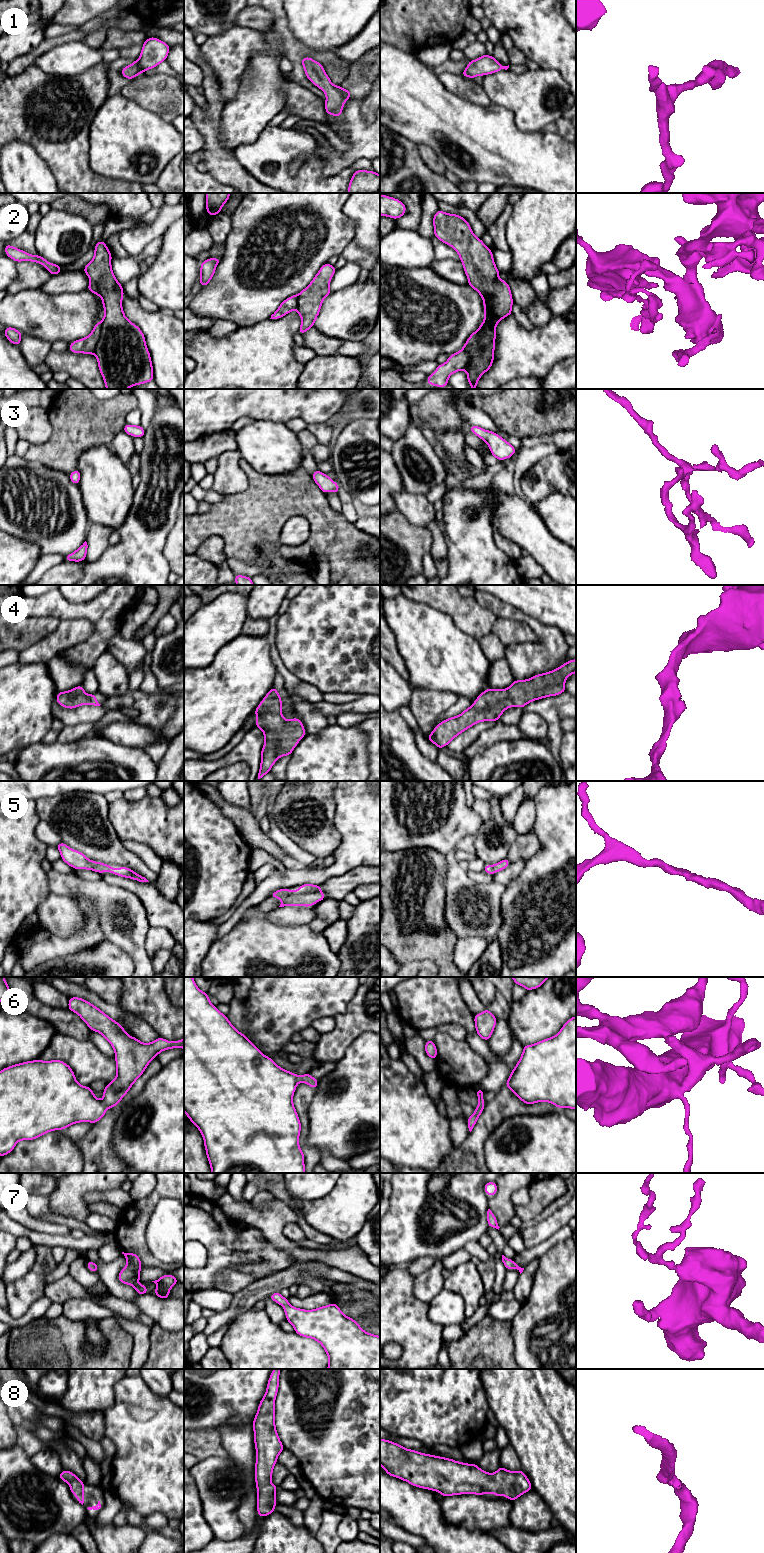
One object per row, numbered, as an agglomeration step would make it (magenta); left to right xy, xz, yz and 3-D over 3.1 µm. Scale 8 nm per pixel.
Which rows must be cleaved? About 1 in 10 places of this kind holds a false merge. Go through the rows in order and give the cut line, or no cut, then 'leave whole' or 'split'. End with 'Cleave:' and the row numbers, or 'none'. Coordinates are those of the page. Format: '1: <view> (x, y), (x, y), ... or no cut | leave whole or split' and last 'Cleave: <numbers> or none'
1: no cut | leave whole
2: no cut | leave whole
3: no cut | leave whole
4: no cut | leave whole
5: no cut | leave whole
6: no cut | leave whole
7: no cut | leave whole
8: no cut | leave whole
Cleave: none

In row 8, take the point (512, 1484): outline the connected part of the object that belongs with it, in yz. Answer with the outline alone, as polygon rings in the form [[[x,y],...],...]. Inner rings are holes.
[[[380,1439],[380,1465],[392,1477],[399,1478],[409,1484],[423,1489],[439,1492],[443,1498],[452,1495],[475,1494],[483,1495],[493,1493],[497,1496],[506,1496],[511,1502],[519,1496],[533,1489],[531,1482],[522,1471],[509,1471],[502,1466],[493,1474],[478,1467],[477,1464],[468,1464],[424,1454],[394,1443],[390,1440]]]

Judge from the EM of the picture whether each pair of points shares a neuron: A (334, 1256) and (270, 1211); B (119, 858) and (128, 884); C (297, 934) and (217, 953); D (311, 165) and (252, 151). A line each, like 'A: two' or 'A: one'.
A: one
B: two
C: one
D: one

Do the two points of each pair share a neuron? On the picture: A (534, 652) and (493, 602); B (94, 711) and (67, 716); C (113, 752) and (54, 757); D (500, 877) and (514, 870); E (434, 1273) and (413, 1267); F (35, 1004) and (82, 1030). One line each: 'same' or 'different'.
A: same
B: same
C: same
D: same
E: different
F: same

